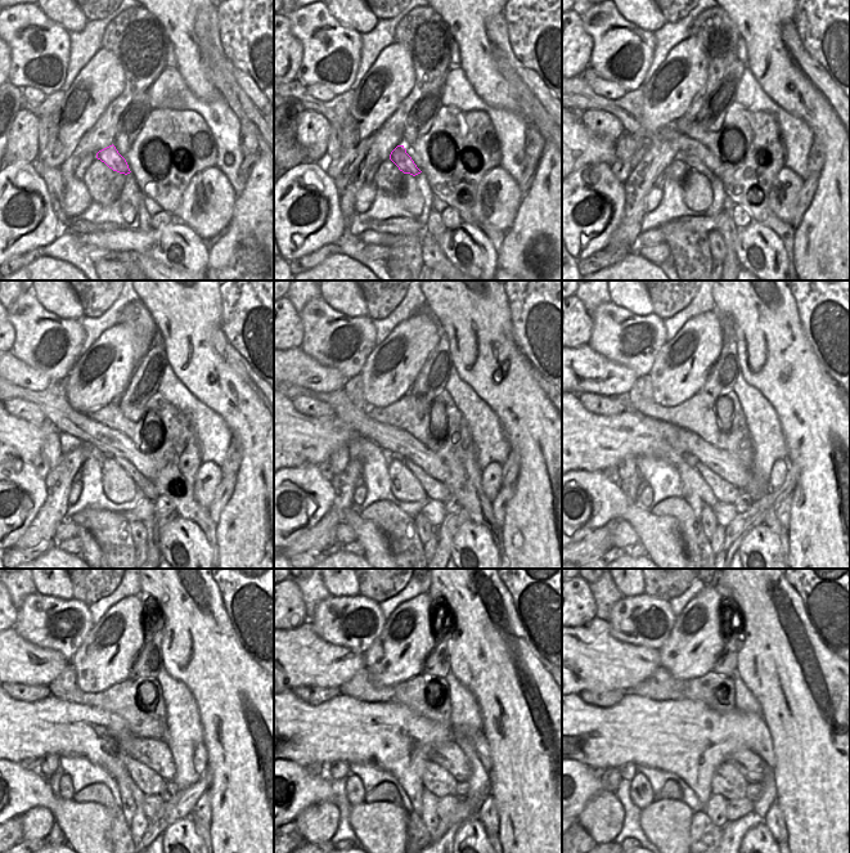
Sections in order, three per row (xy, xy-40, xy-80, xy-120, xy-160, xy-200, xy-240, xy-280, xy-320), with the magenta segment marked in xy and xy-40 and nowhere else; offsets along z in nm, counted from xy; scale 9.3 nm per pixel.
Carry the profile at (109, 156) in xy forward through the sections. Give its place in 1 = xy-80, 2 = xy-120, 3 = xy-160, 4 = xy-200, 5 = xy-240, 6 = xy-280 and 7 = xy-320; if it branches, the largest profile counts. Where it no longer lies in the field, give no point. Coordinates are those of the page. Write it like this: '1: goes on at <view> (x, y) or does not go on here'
1: goes on at xy-80 (693, 164)
2: goes on at xy-120 (148, 489)
3: goes on at xy-160 (435, 489)
4: goes on at xy-200 (724, 492)
5: goes on at xy-240 (149, 782)
6: goes on at xy-280 (436, 780)
7: goes on at xy-320 (727, 781)

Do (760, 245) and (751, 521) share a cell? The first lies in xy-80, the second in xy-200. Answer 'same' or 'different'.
different

